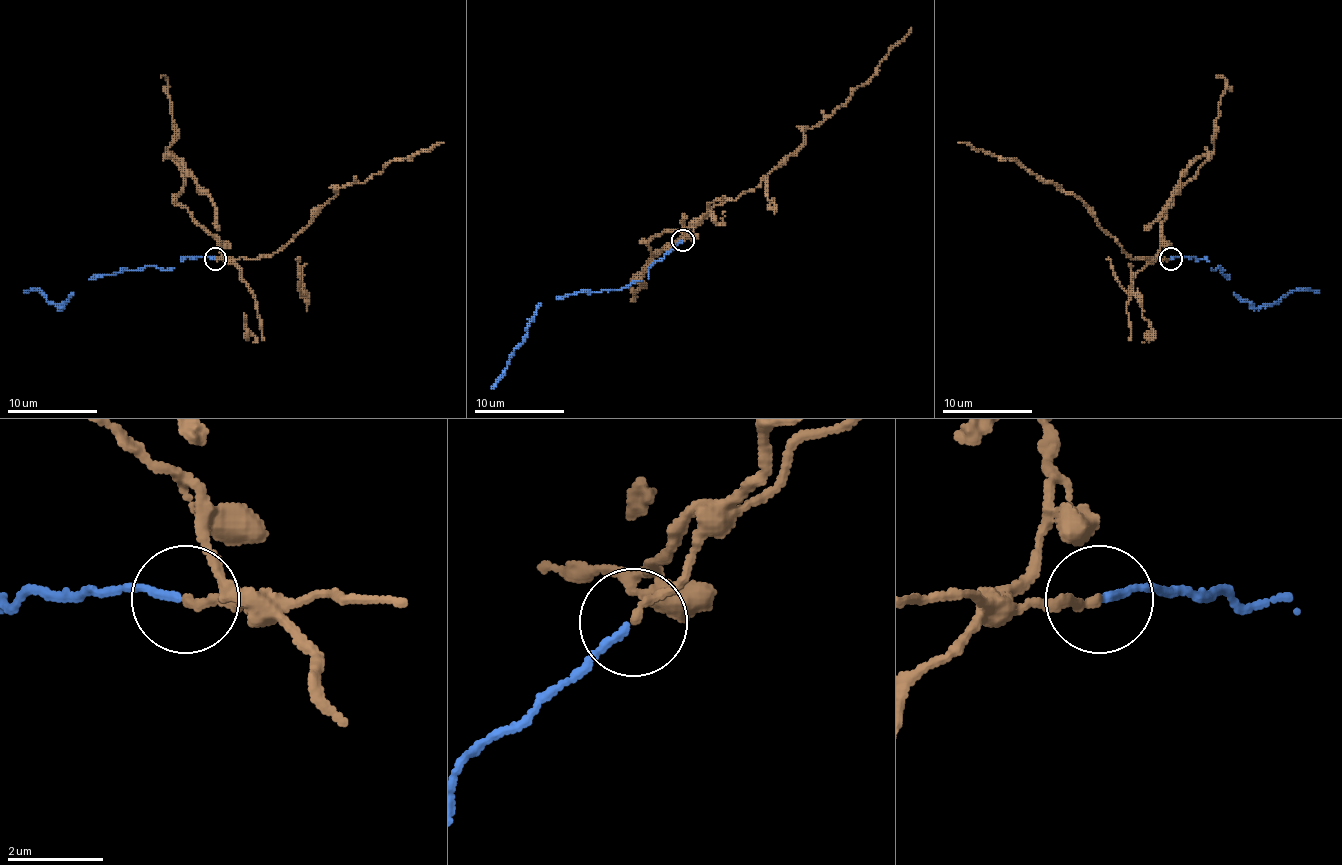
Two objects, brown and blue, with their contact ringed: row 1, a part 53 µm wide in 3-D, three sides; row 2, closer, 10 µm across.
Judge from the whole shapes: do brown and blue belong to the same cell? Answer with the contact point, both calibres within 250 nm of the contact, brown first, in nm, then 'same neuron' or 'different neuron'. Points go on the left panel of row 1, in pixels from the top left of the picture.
place (215, 258); calibres 180 and 150 nm; different neuron

